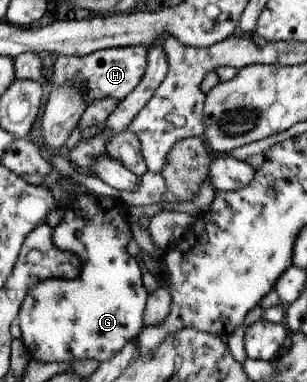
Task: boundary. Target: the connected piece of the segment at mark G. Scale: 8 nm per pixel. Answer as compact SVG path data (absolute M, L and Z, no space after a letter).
M84 189L86 193L63 195L66 205L64 216L52 228L54 247L73 253L82 261L82 269L74 279L48 278L34 284L29 290L17 315L21 339L26 344L32 359L42 363L71 361L75 359L96 359L99 362L112 358L120 352L128 340L132 340L145 327L143 317L148 292L142 284L140 260L133 258L126 245L133 240L130 222L126 215L127 203L121 198L112 199Z

